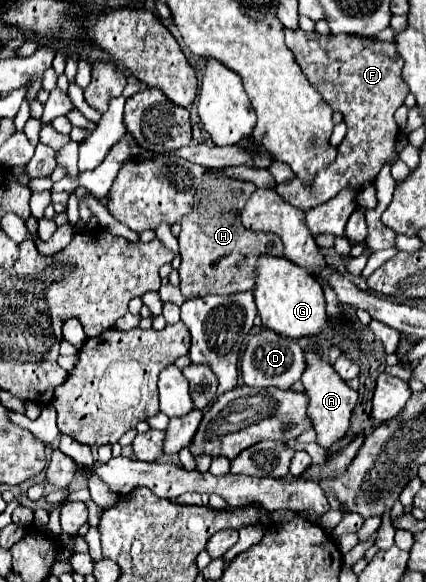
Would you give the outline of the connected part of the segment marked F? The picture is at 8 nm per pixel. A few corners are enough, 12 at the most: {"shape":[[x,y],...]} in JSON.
{"shape":[[288,30],[286,44],[348,134],[302,210],[374,180],[410,92],[396,44]]}

